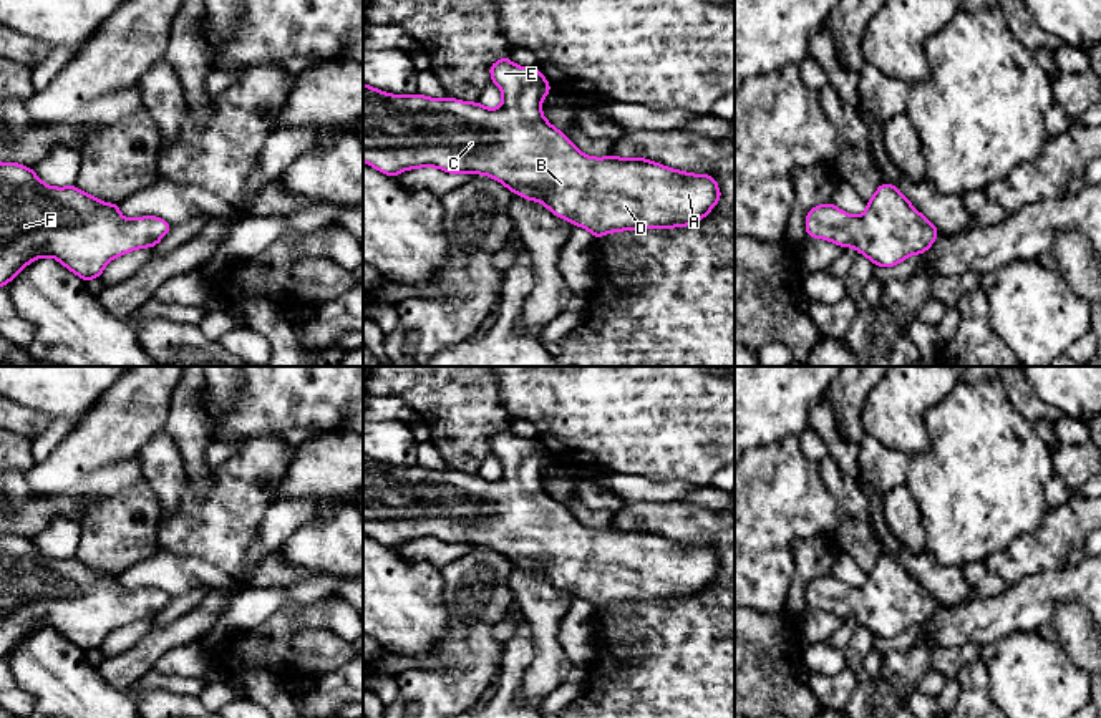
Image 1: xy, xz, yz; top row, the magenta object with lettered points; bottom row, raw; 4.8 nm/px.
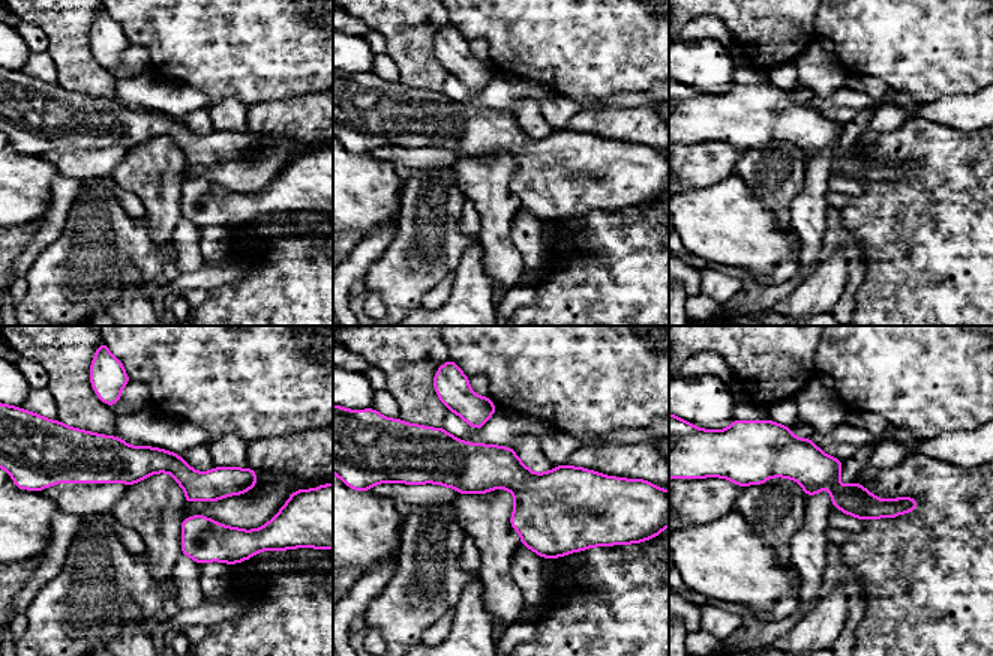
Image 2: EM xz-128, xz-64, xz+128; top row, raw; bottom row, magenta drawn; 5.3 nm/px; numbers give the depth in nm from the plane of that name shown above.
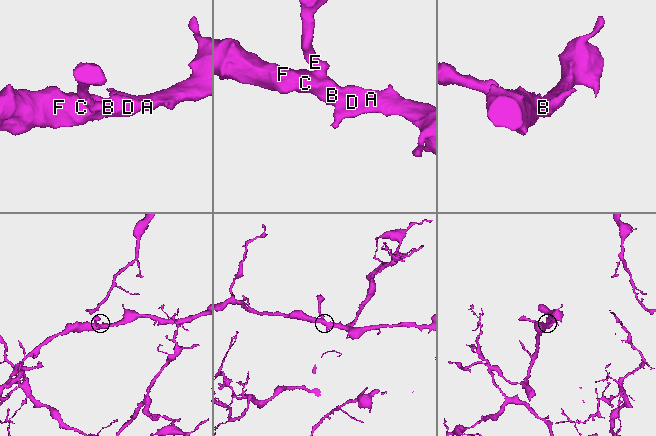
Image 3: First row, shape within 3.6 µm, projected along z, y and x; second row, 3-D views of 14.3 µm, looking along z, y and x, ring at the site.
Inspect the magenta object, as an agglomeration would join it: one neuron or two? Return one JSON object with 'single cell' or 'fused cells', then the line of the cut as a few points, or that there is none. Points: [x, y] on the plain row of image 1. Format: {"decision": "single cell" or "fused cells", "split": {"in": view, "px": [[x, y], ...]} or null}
{"decision": "single cell", "split": null}

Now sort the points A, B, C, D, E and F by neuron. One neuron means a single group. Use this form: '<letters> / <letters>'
A B C D E F

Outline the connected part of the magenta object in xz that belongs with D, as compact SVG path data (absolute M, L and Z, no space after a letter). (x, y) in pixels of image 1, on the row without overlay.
M504 428L489 438L489 444L491 453L502 463L502 474L494 481L479 473L434 471L420 464L388 466L363 454L363 532L393 549L416 539L494 549L511 564L542 574L554 587L587 600L594 610L618 602L686 599L700 594L721 570L721 562L710 546L690 546L643 529L582 526L562 502L544 489L541 474L552 459L537 439L517 438Z

